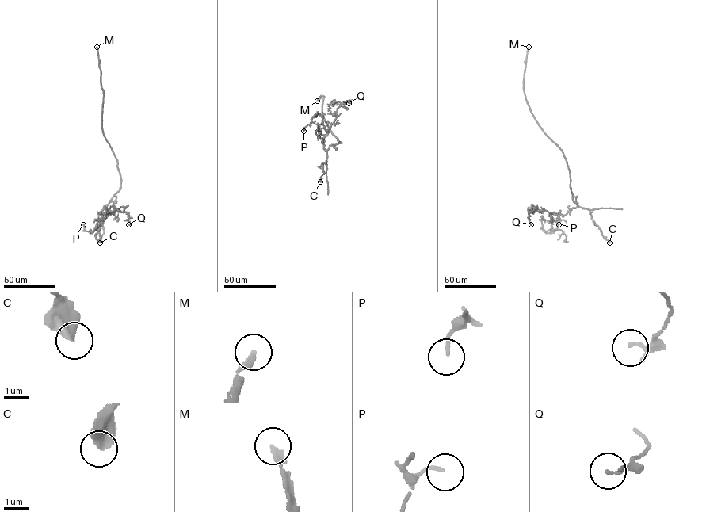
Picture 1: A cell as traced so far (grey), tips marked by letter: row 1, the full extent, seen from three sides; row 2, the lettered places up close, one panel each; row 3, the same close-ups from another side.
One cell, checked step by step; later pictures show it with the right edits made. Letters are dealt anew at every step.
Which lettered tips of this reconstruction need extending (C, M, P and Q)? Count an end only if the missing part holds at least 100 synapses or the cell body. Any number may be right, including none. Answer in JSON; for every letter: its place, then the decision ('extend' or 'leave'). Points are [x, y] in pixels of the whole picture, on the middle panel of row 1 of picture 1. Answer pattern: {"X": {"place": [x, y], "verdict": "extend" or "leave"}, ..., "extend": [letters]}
{"C": {"place": [320, 181], "verdict": "leave"}, "M": {"place": [317, 101], "verdict": "extend"}, "P": {"place": [303, 131], "verdict": "leave"}, "Q": {"place": [349, 103], "verdict": "leave"}, "extend": ["M"]}

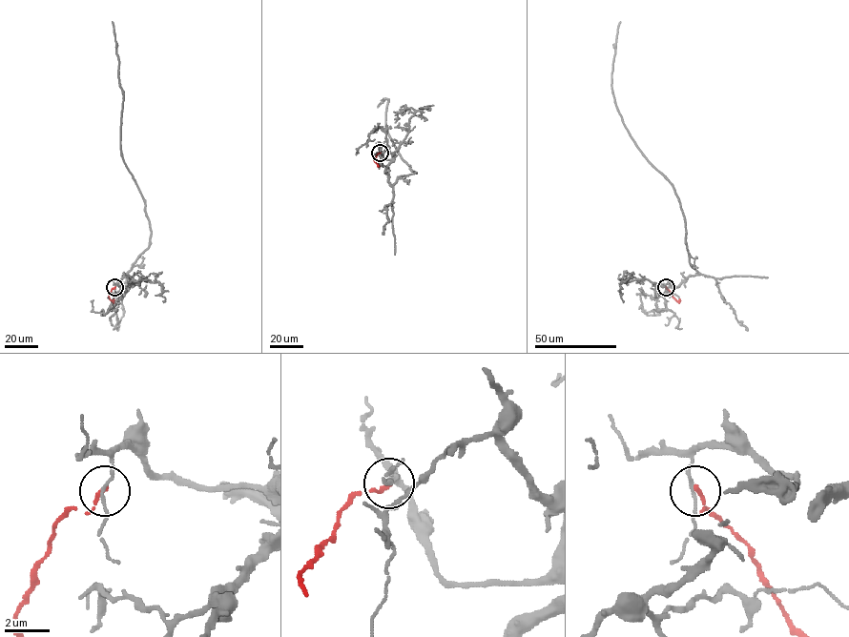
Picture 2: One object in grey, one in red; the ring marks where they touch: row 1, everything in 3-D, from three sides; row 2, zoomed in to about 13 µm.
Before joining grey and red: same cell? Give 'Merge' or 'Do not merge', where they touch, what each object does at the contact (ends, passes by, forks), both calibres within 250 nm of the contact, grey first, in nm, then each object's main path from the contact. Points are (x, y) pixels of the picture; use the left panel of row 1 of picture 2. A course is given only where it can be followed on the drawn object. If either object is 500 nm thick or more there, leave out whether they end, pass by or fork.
Do not merge. Place: (114, 287). At the ring grey passes by. At the ring red ends. Thickness 100 nm (grey) against 170 nm. Course of grey: (114, 287), (128, 288), (120, 278), (148, 247), (151, 229), (144, 200), (120, 149), (122, 92), (112, 22). Course of red: (114, 287), (109, 296), (112, 301), (113, 298)

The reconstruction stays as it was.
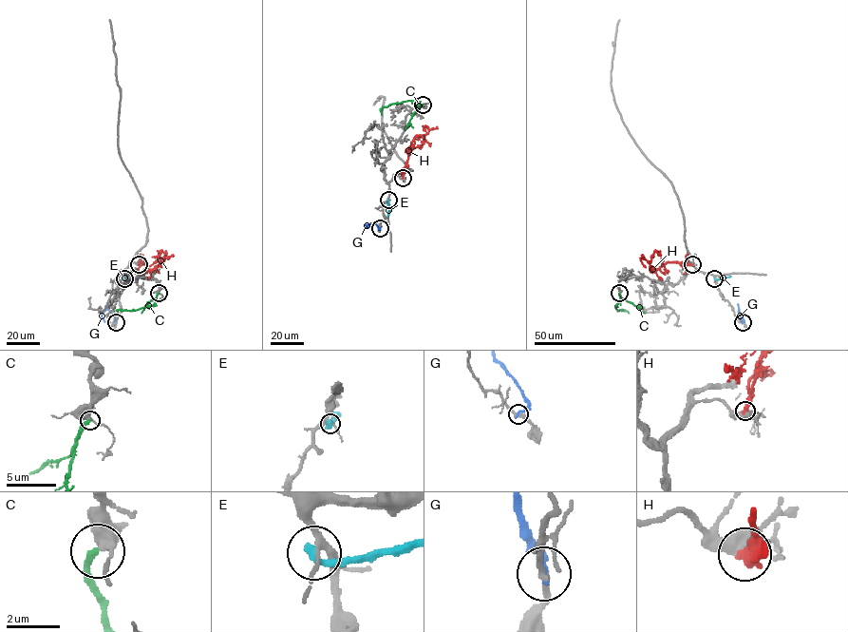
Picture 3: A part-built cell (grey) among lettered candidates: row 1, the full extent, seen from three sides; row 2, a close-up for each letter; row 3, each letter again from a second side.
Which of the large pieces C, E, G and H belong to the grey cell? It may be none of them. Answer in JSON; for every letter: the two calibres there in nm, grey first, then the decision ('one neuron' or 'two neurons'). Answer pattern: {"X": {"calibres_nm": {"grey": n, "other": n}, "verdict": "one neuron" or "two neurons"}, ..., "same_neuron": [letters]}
{"C": {"calibres_nm": {"grey": 400, "other": 280}, "verdict": "one neuron"}, "E": {"calibres_nm": {"grey": 220, "other": 360}, "verdict": "two neurons"}, "G": {"calibres_nm": {"grey": 220, "other": 220}, "verdict": "two neurons"}, "H": {"calibres_nm": {"grey": 440, "other": 460}, "verdict": "two neurons"}, "same_neuron": ["C"]}

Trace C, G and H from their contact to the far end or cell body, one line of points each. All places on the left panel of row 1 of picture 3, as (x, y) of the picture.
C: (159, 293), (153, 306), (136, 310), (119, 309), (118, 313)
G: (116, 322), (107, 309), (102, 315), (104, 321)
H: (138, 264), (146, 262), (147, 269), (155, 269), (164, 260), (163, 258), (160, 263), (161, 267)

